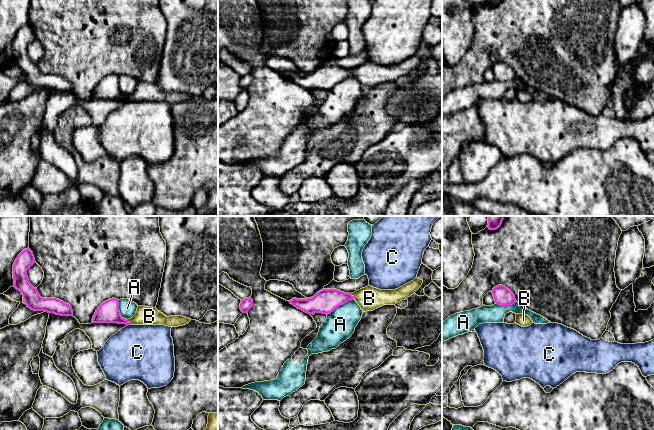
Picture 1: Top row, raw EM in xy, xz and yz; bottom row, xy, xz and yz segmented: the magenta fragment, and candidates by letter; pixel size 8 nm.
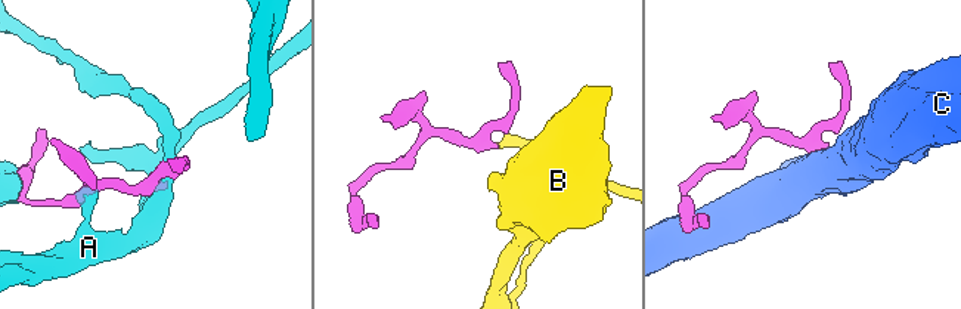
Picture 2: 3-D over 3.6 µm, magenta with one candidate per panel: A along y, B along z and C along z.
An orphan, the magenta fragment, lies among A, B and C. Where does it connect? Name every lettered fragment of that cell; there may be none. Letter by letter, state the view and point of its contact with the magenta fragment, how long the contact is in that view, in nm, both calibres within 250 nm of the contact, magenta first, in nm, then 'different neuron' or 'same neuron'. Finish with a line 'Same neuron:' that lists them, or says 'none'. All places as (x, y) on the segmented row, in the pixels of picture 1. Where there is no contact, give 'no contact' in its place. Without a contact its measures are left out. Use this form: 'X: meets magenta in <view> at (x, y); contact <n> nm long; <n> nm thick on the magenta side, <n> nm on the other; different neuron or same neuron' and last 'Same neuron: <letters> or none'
A: meets magenta in xz at (340, 305); contact 260 nm long; 190 nm thick on the magenta side, 240 nm on the other; different neuron
B: meets magenta in xy at (129, 322); contact 50 nm long; 180 nm thick on the magenta side, 140 nm on the other; same neuron
C: meets magenta in xy at (128, 324); contact 40 nm long; 180 nm thick on the magenta side, 440 nm on the other; different neuron
Same neuron: B

